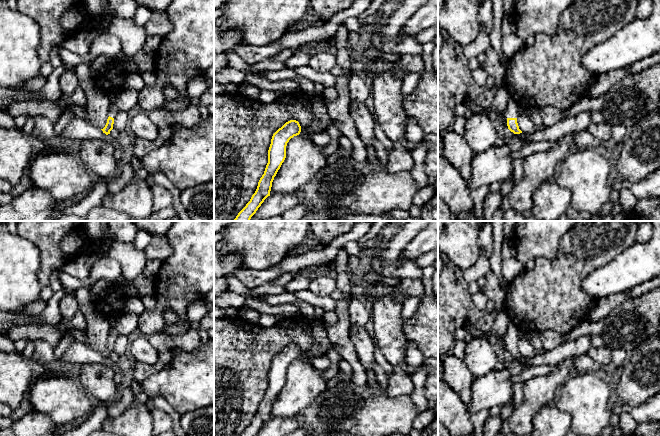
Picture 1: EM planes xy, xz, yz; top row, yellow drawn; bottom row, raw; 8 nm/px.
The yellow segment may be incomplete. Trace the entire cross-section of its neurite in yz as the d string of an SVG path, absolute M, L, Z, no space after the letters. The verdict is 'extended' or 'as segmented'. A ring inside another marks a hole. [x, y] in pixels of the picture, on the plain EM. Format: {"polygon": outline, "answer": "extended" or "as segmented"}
{"polygon": "M510 322L506 332L506 342L508 353L514 358L522 357L517 347L517 341L518 341L518 327L514 323Z", "answer": "extended"}

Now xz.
{"polygon": "M290 344L272 360L268 374L268 387L258 406L257 413L250 425L240 436L256 436L264 424L270 420L272 406L286 382L286 370L291 362L299 359L301 350L298 345Z", "answer": "as segmented"}

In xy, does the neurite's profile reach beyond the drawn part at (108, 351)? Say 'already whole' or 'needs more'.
needs more

